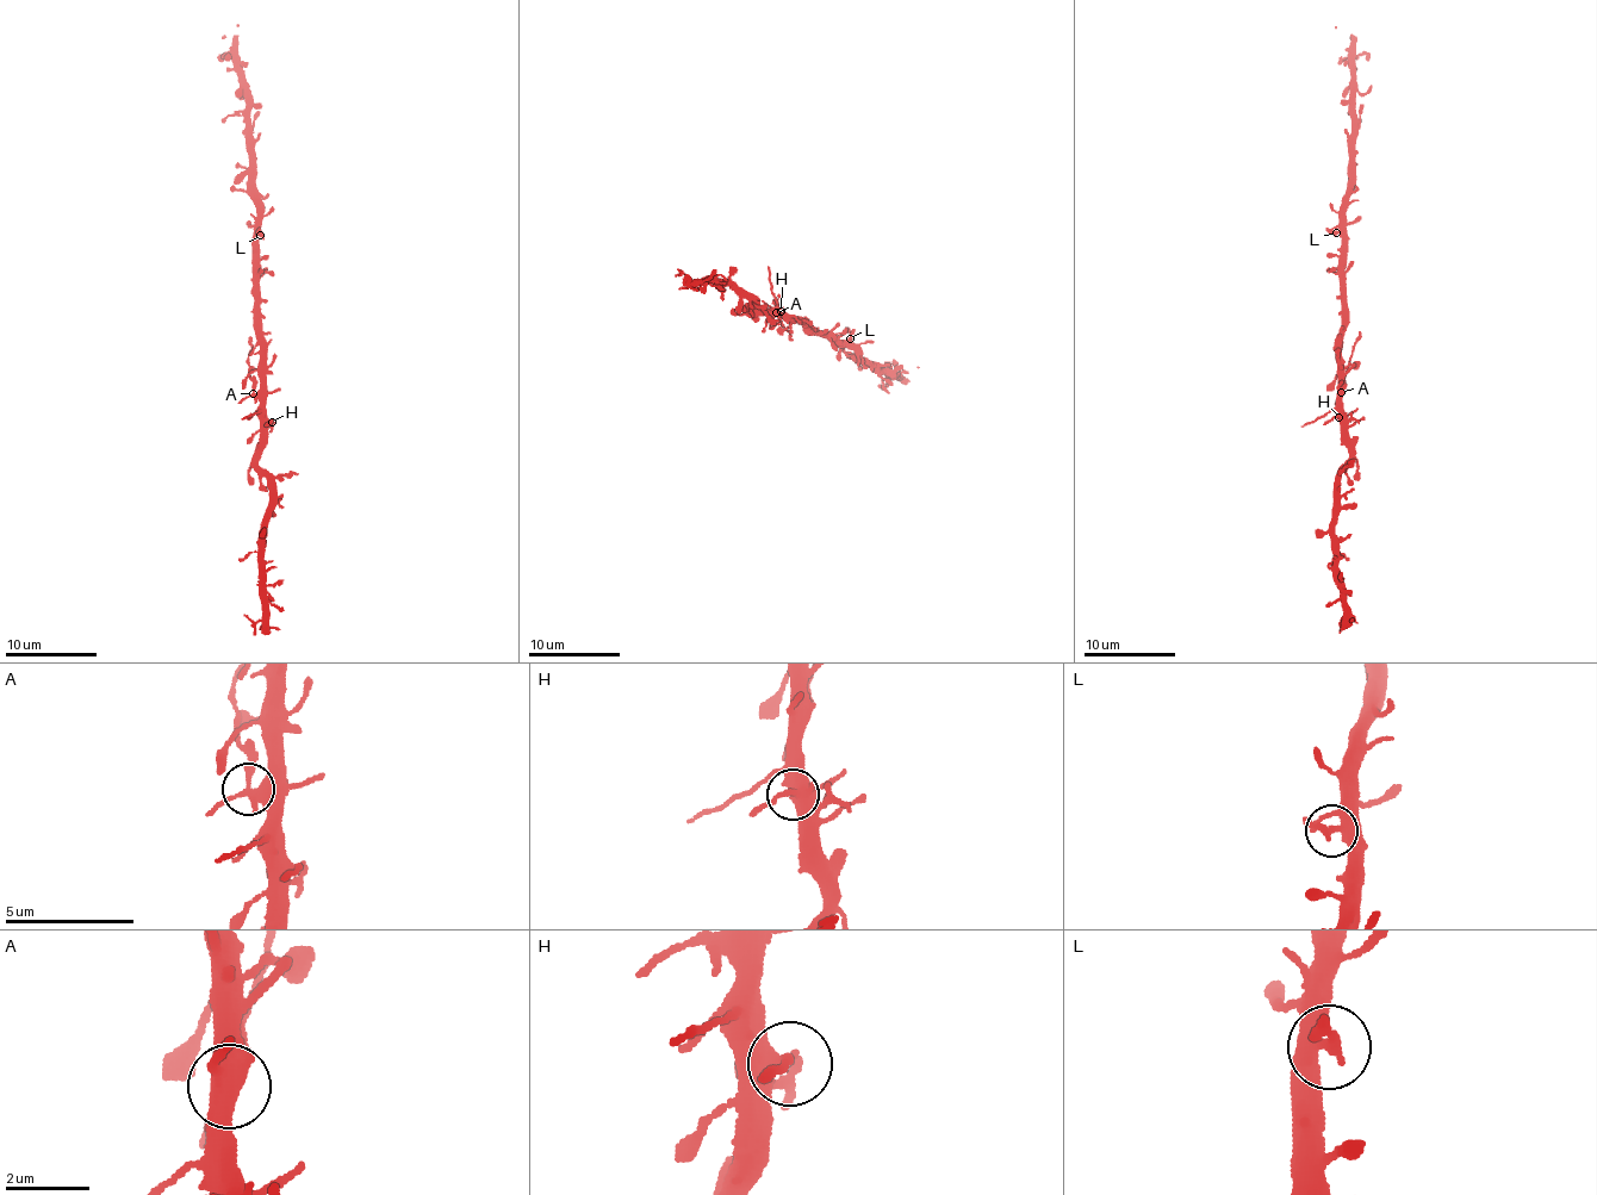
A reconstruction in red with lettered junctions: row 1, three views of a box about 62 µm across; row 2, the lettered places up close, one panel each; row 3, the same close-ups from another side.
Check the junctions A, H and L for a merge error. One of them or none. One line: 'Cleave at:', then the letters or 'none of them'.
Cleave at: A

